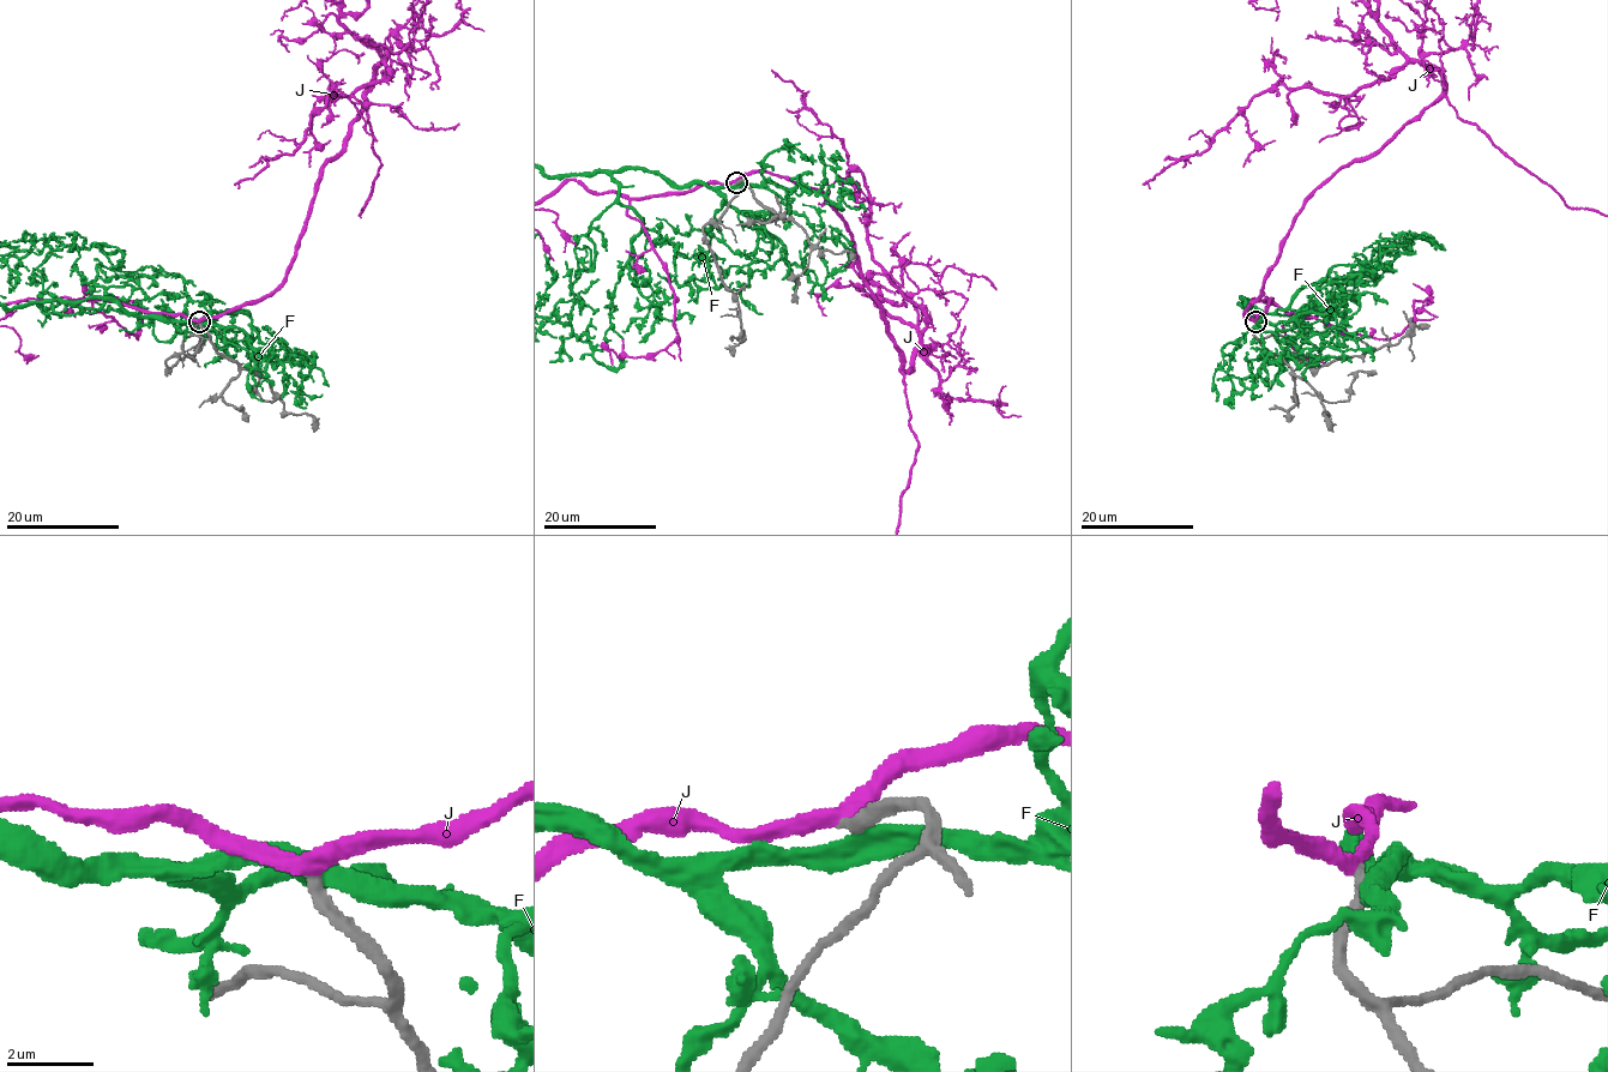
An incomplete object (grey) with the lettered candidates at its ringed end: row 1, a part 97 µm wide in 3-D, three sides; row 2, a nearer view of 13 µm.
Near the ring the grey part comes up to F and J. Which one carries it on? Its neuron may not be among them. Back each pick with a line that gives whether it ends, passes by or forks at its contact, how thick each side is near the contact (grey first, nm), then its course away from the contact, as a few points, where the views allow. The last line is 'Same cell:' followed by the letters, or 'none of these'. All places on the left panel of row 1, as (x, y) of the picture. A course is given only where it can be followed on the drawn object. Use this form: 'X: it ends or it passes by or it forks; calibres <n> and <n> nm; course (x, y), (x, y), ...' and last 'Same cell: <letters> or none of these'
J: it passes by; calibres 320 and 380 nm
Same cell: J

